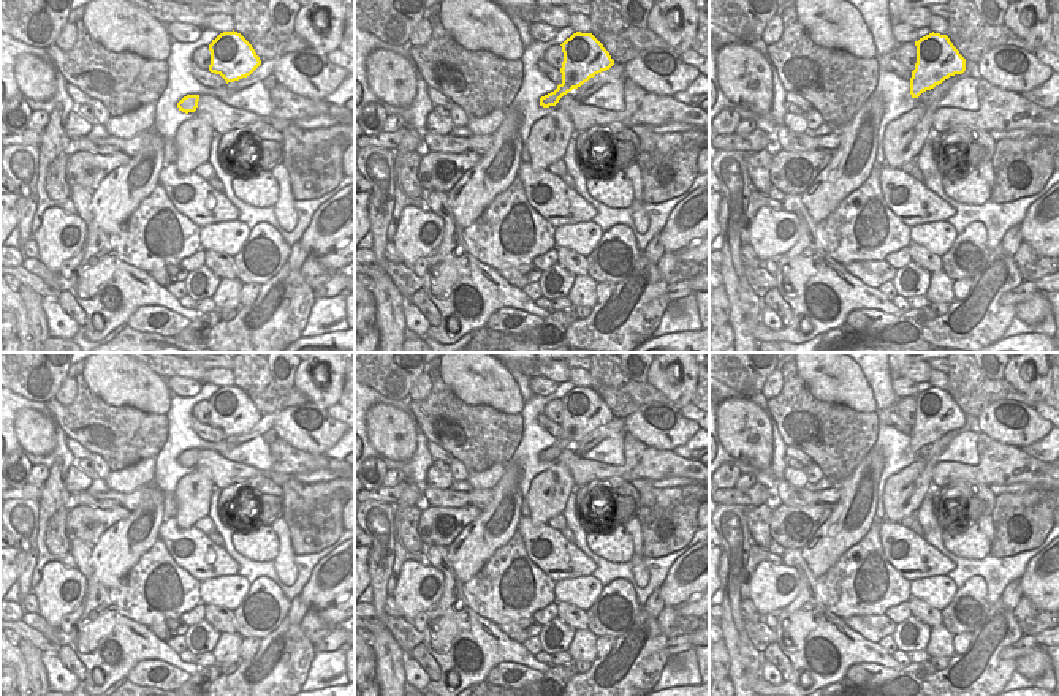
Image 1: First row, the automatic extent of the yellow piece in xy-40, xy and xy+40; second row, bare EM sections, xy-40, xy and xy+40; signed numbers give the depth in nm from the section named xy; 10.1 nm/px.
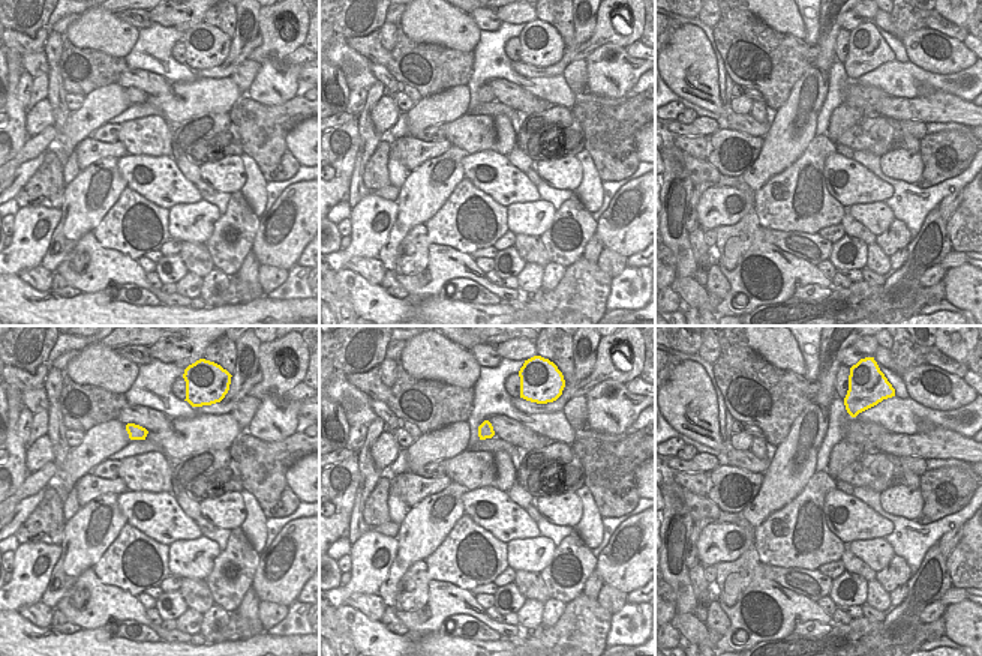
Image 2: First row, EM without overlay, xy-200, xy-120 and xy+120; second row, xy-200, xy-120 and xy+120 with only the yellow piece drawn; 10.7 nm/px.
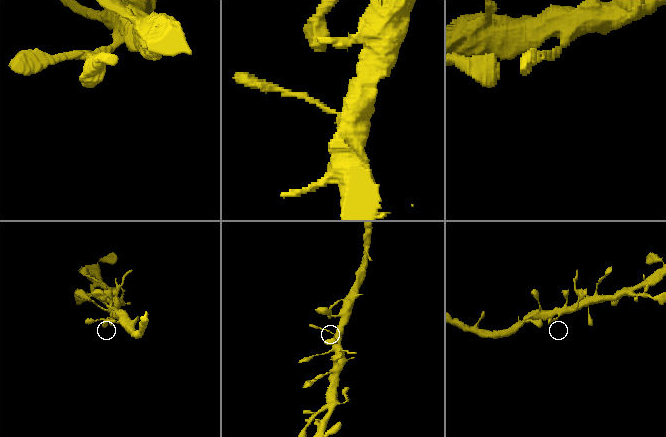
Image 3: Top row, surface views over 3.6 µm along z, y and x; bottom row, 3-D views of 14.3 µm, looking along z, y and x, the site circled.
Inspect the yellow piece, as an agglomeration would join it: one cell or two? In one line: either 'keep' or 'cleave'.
keep

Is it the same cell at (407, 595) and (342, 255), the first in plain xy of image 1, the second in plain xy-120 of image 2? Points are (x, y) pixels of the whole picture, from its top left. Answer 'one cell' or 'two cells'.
one cell

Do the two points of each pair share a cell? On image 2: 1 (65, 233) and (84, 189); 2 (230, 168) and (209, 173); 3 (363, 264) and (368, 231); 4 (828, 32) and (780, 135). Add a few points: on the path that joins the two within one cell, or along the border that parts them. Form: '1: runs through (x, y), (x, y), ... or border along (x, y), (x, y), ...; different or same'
1: runs through (75, 222), (84, 200); same
2: runs through (225, 173), (213, 173); same
3: border along (377, 255), (353, 257), (344, 267); different
4: runs through (826, 57), (801, 110); same

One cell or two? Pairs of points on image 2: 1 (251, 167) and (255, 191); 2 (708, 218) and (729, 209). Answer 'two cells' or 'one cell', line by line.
1: one cell
2: one cell

